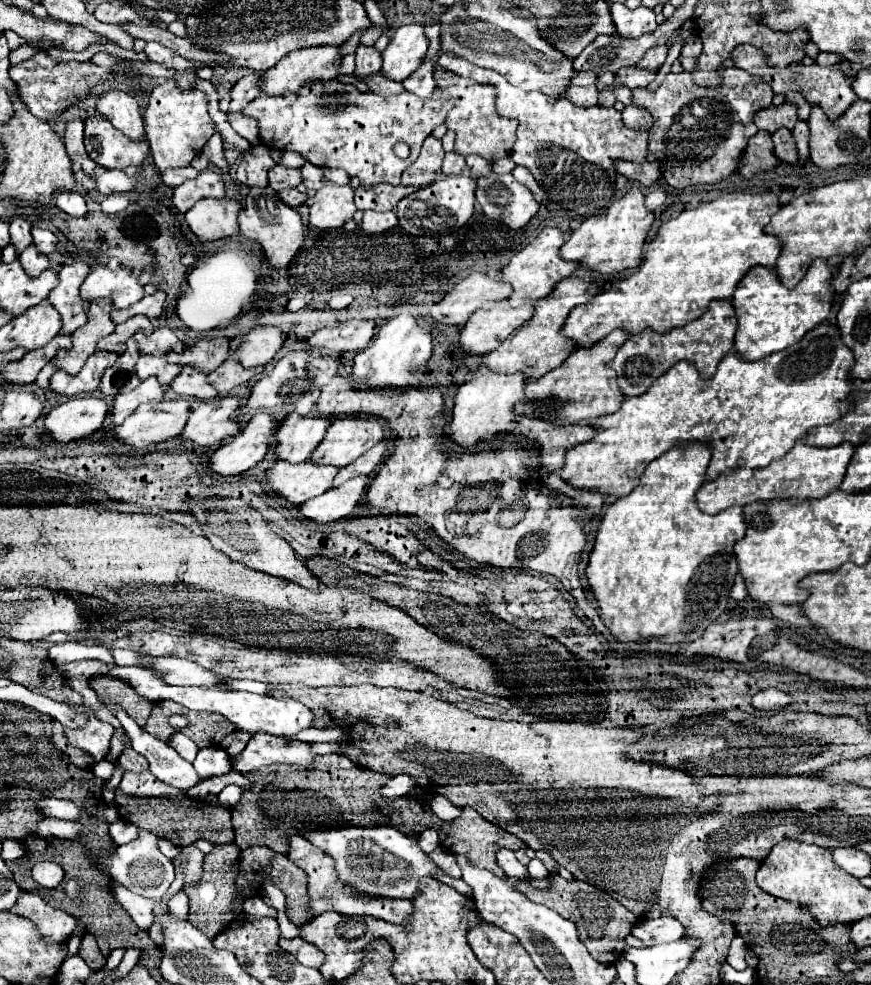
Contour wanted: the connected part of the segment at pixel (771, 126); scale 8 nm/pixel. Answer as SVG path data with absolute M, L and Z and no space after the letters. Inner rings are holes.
M783 103L779 107L769 107L755 113L753 123L767 133L775 133L781 127L787 127L791 131L797 123L797 109L795 105L789 105L789 103Z

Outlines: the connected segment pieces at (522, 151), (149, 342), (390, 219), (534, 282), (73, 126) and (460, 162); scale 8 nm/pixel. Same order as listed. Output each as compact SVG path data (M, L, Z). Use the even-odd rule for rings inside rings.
M439 55L439 65L443 65L447 71L453 71L461 77L471 77L475 79L477 83L489 83L489 85L495 85L497 87L497 111L503 115L503 117L513 117L519 121L519 129L517 129L517 141L515 141L515 147L513 147L513 161L515 165L523 165L531 171L531 175L537 179L539 187L549 195L549 199L553 199L555 203L559 203L563 209L569 209L569 211L575 211L577 215L595 215L597 211L605 209L611 199L615 197L615 161L623 159L623 161L633 161L633 163L645 163L645 157L647 157L647 133L645 131L633 131L629 127L625 127L625 123L621 121L621 113L613 107L601 107L601 105L595 105L595 107L577 107L573 105L569 99L565 97L559 97L559 99L553 99L553 97L547 97L539 91L523 91L523 89L517 89L513 85L509 85L505 81L503 75L495 73L495 71L485 71L481 67L475 67L471 65L469 61L465 59L459 59L455 55Z
M155 329L151 335L143 335L143 333L135 333L133 339L139 345L141 355L165 355L169 351L183 351L183 343L175 337L175 333L171 329Z
M365 211L363 213L363 231L367 233L385 233L397 225L397 217L393 211L377 213L377 211Z
M545 227L535 241L531 241L523 251L519 251L511 261L509 265L501 271L501 281L509 283L513 287L513 293L509 295L509 303L513 307L519 307L523 305L525 301L537 301L537 299L543 299L547 297L553 287L567 279L575 269L577 269L577 263L571 263L571 261L563 261L559 257L559 249L561 245L565 243L565 235L563 231L559 231L557 227Z
M73 119L67 123L67 131L65 131L65 147L67 153L71 157L71 161L77 161L85 173L93 175L99 165L87 155L85 145L83 145L83 121L81 119Z
M445 153L443 159L443 175L459 175L465 169L465 157L459 157L457 153Z

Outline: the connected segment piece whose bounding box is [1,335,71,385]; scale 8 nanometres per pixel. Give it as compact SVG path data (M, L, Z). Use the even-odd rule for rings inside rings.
M57 335L51 339L49 345L37 349L37 351L29 351L21 361L15 361L11 365L5 365L1 369L1 381L5 383L13 383L13 385L27 385L33 383L37 373L51 361L55 359L59 349L69 349L71 345L71 337L63 337Z

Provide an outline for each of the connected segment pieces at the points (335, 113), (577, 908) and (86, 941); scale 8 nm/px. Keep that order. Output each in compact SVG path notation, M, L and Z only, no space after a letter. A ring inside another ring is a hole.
M331 81L307 83L299 93L283 97L261 95L245 107L245 115L255 117L261 127L261 141L271 149L291 149L303 155L317 167L343 169L351 177L359 177L361 185L377 183L399 185L403 171L419 157L423 141L437 125L447 119L447 109L453 107L445 89L435 87L429 99L419 99L405 91L401 95L383 97L377 93L359 93L353 85ZM395 143L407 143L411 155L399 159L393 153Z
M551 875L541 881L523 879L523 881L517 881L517 891L525 893L525 897L533 899L535 903L541 903L557 911L561 917L573 921L577 925L579 941L587 945L591 957L599 963L615 963L623 955L623 947L625 947L623 939L631 933L633 925L637 923L635 915L627 911L621 903L617 903L611 895L577 879L565 881L561 875Z
M87 933L83 937L83 945L81 945L81 951L79 951L81 959L91 967L91 969L103 969L105 967L105 961L101 961L101 951L95 943L95 937L91 933Z

